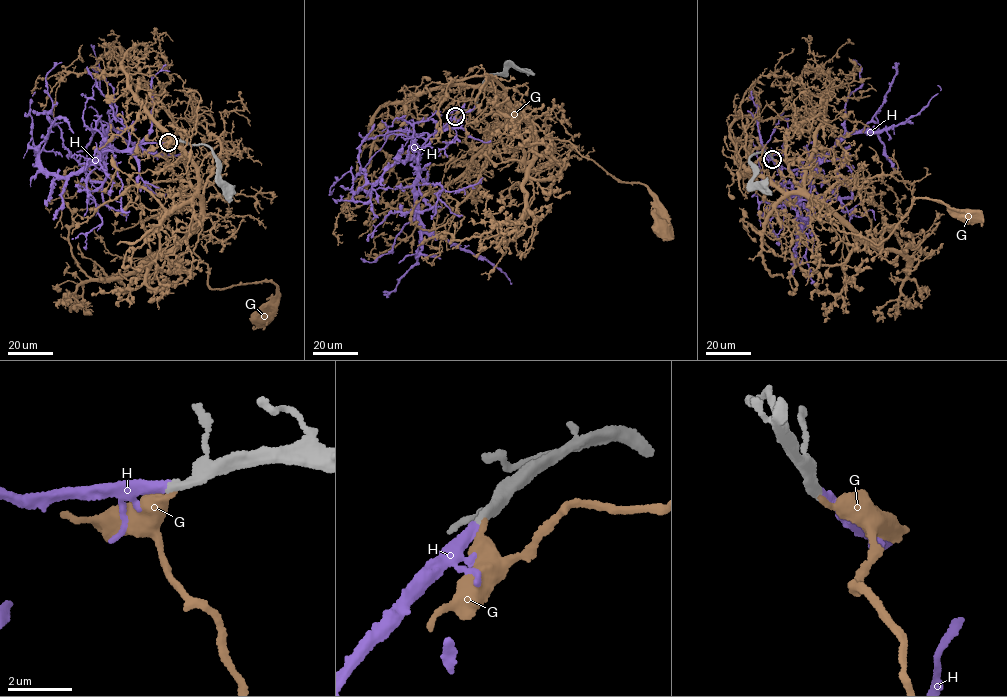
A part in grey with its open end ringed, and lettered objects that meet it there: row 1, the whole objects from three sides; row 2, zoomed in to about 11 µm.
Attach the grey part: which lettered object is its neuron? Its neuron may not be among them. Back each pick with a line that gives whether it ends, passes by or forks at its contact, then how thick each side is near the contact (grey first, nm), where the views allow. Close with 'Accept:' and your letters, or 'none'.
H: it ends | 280/340 nm
Accept: H

